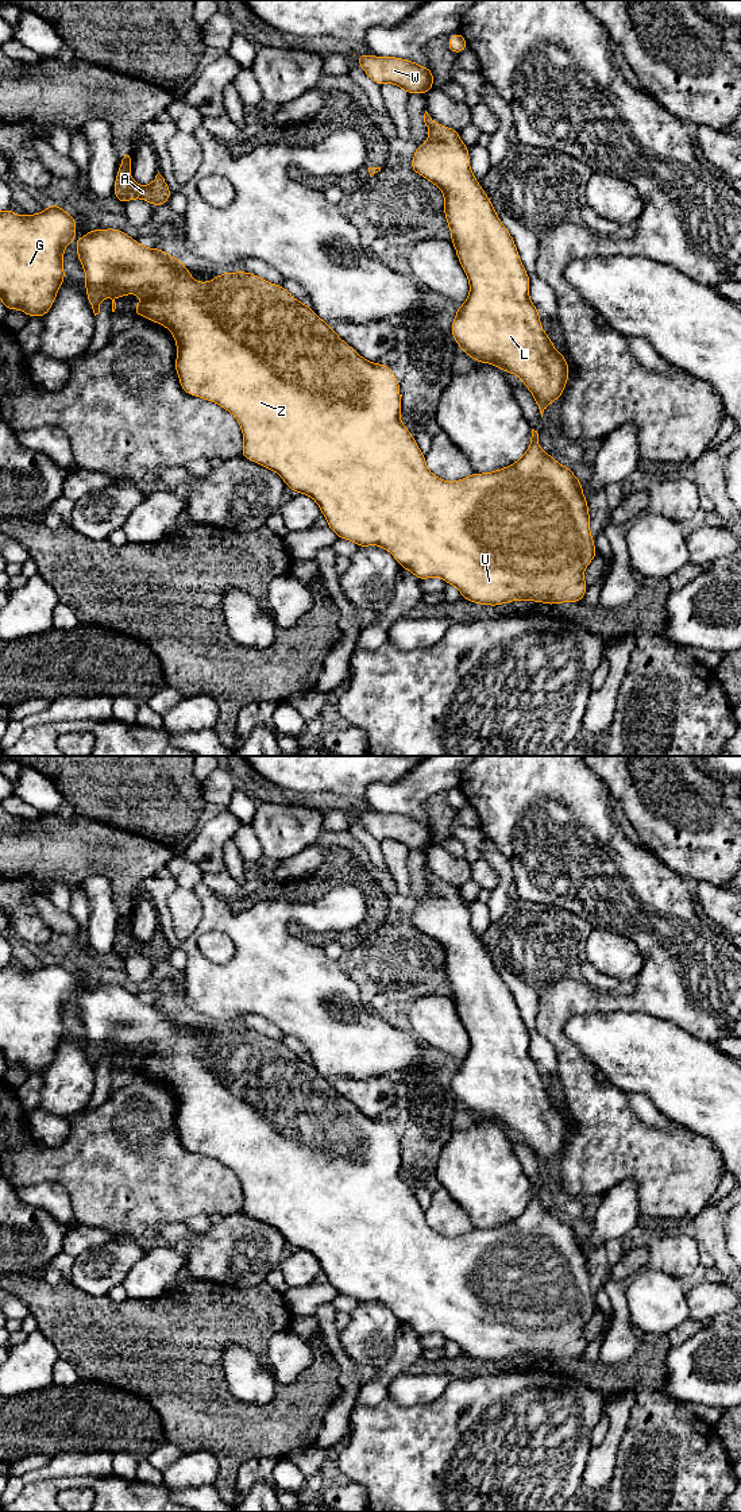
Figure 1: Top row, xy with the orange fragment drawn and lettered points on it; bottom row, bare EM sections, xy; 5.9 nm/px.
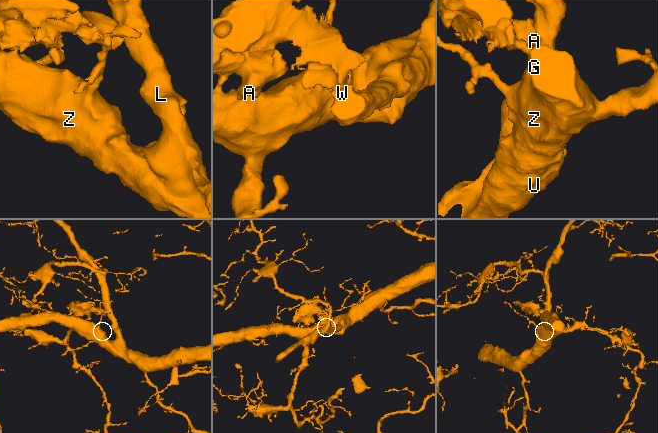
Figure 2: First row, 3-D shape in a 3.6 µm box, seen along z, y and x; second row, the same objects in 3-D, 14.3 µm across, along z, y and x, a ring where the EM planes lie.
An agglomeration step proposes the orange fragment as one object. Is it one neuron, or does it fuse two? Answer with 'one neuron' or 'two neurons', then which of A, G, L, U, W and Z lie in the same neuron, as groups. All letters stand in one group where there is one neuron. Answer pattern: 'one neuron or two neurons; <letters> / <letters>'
two neurons; A / G L U W Z

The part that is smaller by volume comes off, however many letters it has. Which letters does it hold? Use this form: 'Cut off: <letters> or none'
Cut off: A

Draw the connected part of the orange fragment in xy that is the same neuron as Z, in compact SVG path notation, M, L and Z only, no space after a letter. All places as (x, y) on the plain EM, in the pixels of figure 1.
M116 984L89 986L84 994L77 996L77 1014L85 1027L86 1053L94 1072L100 1069L100 1058L107 1052L112 1054L112 1068L115 1068L115 1056L117 1053L140 1050L142 1058L132 1064L135 1073L146 1072L150 1077L166 1083L173 1089L177 1099L174 1123L181 1145L190 1152L209 1156L232 1169L239 1177L244 1195L240 1212L275 1227L282 1233L286 1243L297 1250L312 1253L317 1258L321 1270L327 1274L328 1284L339 1295L354 1297L359 1304L379 1301L394 1312L401 1324L409 1326L420 1336L433 1332L441 1334L448 1341L458 1343L463 1355L478 1361L499 1362L518 1355L557 1361L560 1358L572 1359L584 1355L588 1341L583 1334L583 1328L597 1312L597 1305L590 1289L590 1269L587 1254L582 1247L583 1239L574 1231L570 1223L560 1220L552 1211L541 1206L537 1187L532 1185L530 1200L516 1219L491 1228L472 1228L460 1237L447 1238L428 1226L425 1211L418 1204L414 1192L400 1176L402 1157L400 1137L394 1131L393 1125L383 1119L371 1119L360 1112L337 1092L333 1083L314 1069L312 1062L297 1057L282 1041L271 1040L252 1029L240 1026L215 1031L209 1038L198 1038L190 1033L190 1026L178 1014L169 1011L159 1003L147 1004Z

